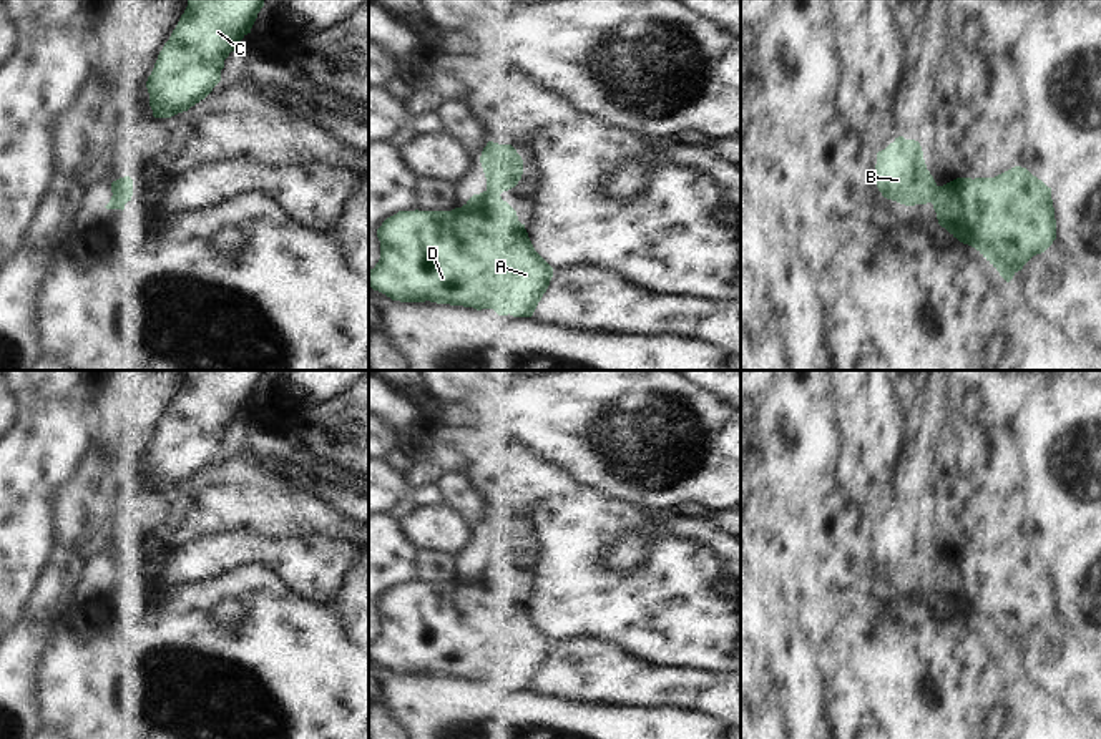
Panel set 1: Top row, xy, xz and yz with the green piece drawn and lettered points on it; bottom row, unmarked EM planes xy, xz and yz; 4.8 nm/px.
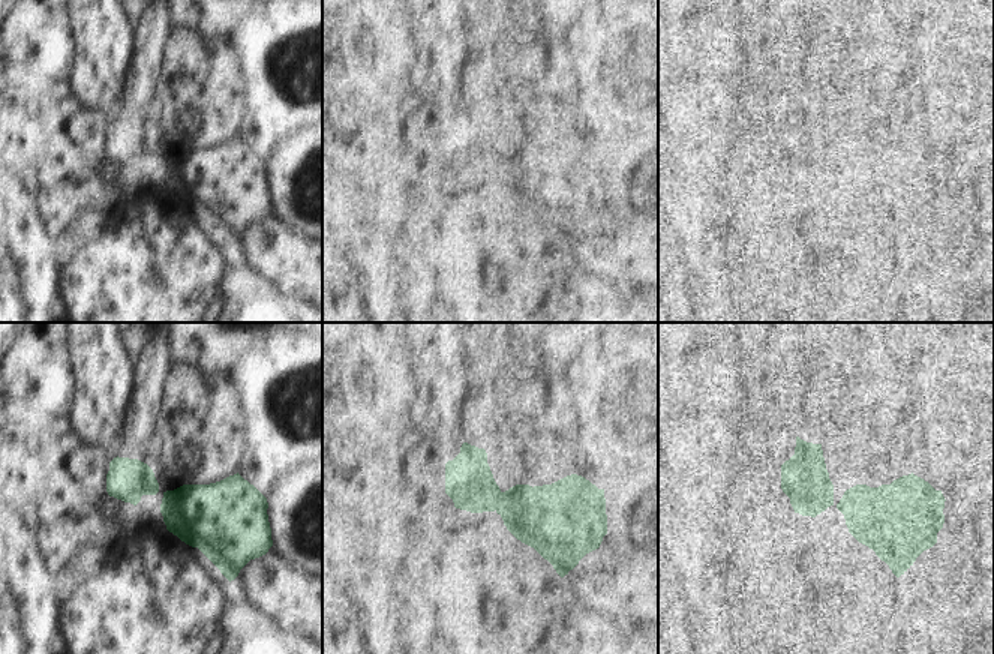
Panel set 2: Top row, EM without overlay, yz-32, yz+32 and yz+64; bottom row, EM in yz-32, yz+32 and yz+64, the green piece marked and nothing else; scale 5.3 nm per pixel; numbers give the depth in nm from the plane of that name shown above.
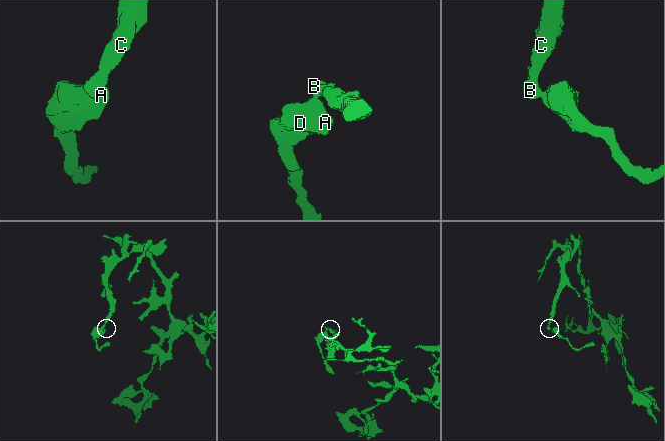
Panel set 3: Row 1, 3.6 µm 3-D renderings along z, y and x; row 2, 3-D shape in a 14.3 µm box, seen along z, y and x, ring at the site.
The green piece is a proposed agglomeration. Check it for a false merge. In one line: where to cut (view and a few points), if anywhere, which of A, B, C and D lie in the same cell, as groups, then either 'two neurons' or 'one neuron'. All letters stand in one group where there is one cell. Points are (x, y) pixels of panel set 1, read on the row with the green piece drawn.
cut yz (939, 186), (930, 201); groups A D / B C; two neurons

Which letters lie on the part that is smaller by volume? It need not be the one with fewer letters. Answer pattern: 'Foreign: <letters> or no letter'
Foreign: A, D

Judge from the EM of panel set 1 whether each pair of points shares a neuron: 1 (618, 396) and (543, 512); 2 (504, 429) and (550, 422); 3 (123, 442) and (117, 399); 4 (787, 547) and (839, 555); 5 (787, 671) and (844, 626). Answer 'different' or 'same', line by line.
1: different
2: different
3: same
4: different
5: different

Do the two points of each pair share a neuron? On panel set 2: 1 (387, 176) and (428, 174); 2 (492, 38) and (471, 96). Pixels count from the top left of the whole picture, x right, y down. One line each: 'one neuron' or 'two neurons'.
1: one neuron
2: one neuron

